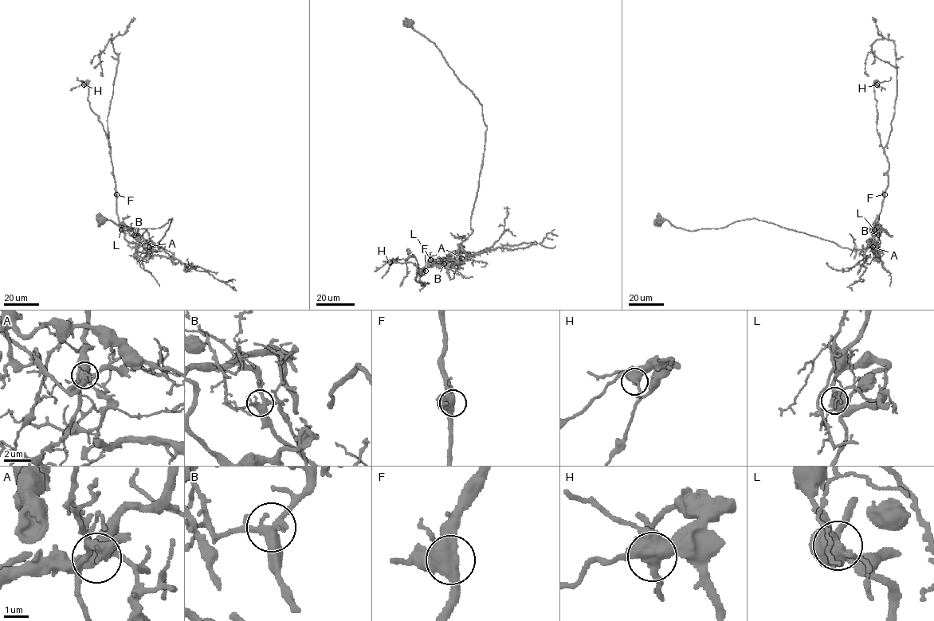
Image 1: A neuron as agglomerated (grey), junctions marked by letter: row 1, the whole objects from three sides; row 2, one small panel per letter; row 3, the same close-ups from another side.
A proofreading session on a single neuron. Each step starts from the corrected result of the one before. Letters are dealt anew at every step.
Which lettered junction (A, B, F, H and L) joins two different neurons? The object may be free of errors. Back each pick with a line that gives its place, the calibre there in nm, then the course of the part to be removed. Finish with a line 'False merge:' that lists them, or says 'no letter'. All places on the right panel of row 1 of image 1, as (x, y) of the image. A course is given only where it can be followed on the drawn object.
False merge: no letter

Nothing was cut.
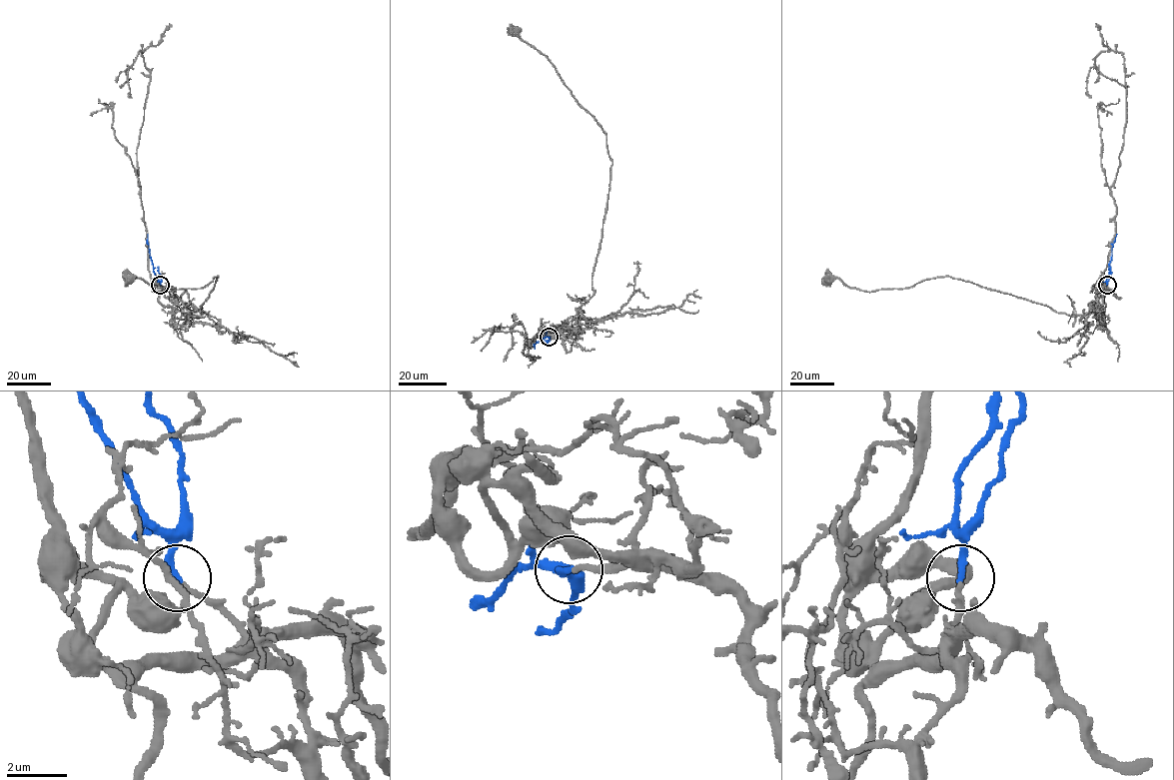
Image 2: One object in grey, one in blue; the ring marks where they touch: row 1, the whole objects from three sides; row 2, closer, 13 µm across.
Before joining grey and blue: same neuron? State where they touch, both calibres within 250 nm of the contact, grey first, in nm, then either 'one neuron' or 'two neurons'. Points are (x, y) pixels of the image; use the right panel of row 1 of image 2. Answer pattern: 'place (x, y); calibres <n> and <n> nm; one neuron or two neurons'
place (1107, 285); calibres 120 and 220 nm; one neuron

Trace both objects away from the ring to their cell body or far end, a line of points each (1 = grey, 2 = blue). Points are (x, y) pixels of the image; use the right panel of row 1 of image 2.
1: (1106, 286), (1104, 309), (1070, 317), (946, 276), (868, 292), (828, 279)
2: (1106, 285), (1112, 244), (1117, 234)

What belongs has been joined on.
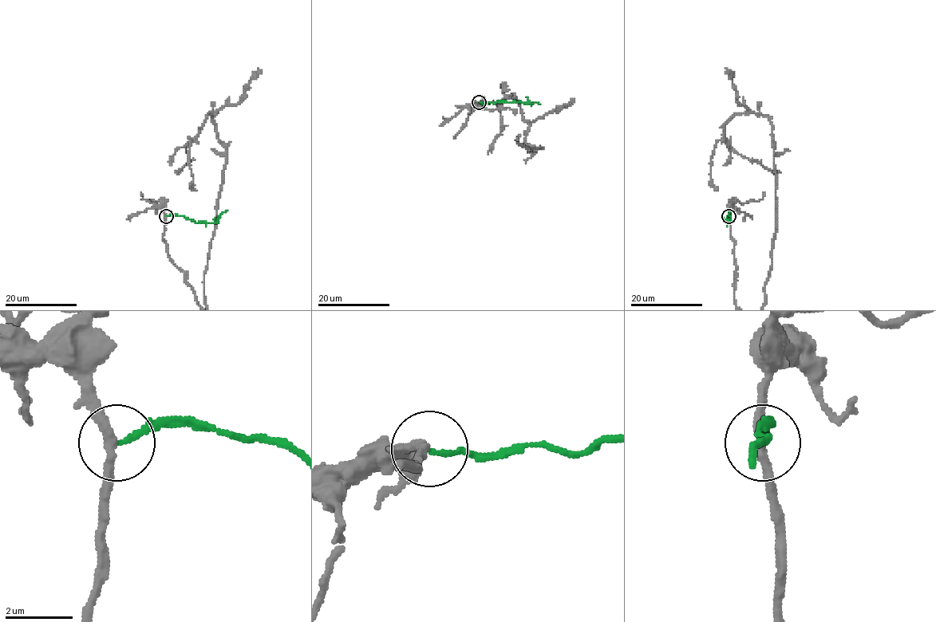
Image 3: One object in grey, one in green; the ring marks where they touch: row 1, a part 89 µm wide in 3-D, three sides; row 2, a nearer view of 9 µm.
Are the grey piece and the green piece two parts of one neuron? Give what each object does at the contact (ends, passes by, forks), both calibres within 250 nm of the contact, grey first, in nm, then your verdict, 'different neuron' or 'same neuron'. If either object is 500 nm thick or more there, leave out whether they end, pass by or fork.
grey passes by | green ends | 260/140 nm | different neuron

